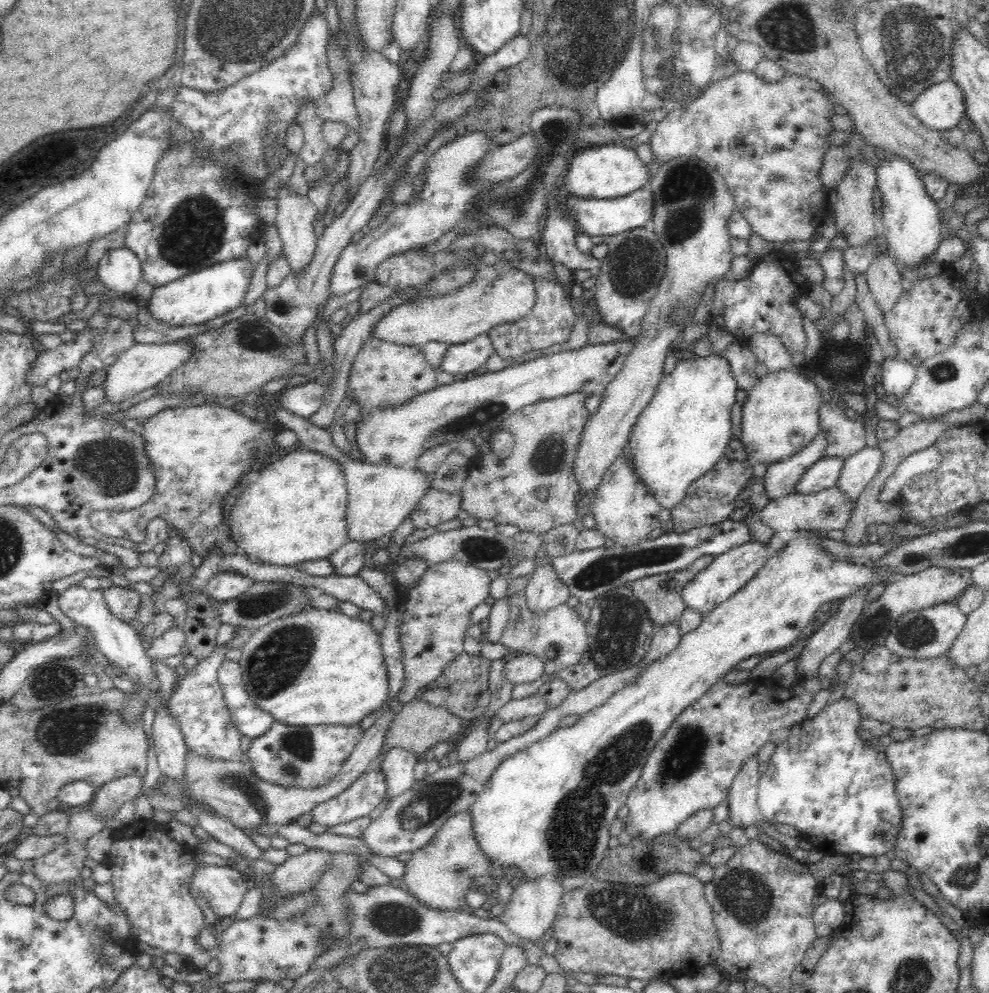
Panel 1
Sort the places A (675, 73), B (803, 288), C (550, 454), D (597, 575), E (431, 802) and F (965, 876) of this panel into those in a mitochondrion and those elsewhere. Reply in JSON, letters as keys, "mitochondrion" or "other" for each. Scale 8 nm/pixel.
{"A":"mitochondrion","B":"other","C":"mitochondrion","D":"mitochondrion","E":"mitochondrion","F":"mitochondrion"}

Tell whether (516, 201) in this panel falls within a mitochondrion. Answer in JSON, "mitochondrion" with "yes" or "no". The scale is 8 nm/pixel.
{"mitochondrion":"yes"}

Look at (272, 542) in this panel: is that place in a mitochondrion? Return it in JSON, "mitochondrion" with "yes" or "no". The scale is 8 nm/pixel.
{"mitochondrion":"no"}

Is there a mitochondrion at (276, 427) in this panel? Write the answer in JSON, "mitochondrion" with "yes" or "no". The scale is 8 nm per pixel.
{"mitochondrion":"no"}

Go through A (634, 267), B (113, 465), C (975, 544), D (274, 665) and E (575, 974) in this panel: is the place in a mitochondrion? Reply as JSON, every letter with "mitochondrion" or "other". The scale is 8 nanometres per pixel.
{"A":"mitochondrion","B":"mitochondrion","C":"mitochondrion","D":"mitochondrion","E":"other"}

